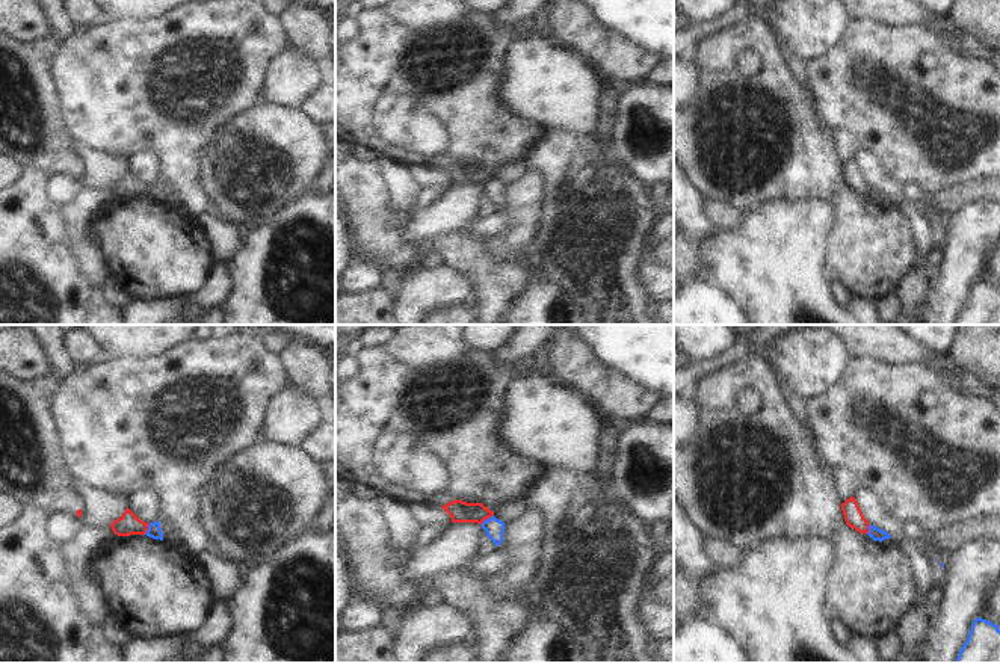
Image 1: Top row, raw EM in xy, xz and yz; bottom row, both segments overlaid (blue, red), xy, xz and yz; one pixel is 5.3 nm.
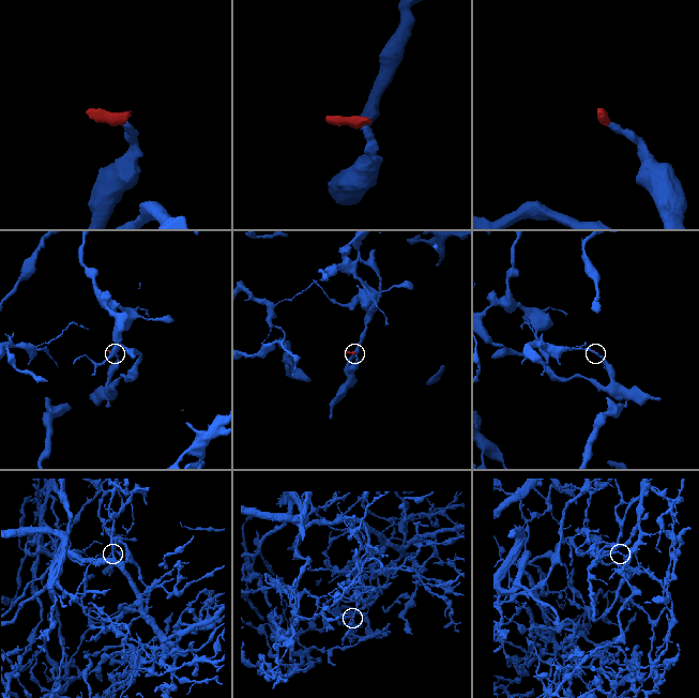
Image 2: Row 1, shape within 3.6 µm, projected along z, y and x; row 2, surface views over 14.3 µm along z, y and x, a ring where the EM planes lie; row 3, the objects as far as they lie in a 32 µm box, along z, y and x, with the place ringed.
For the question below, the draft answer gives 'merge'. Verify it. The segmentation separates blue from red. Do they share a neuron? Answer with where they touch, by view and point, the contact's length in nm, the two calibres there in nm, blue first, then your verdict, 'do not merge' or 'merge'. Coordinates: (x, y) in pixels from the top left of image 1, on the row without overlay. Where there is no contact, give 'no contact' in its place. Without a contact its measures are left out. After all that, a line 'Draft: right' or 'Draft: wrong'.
contact xz (488, 180); length 90 nm; calibres 100 and 120 nm; do not merge
Draft: wrong

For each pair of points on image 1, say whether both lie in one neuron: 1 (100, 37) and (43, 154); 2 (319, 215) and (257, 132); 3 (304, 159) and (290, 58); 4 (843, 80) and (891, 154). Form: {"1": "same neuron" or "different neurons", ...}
{"1": "different neurons", "2": "different neurons", "3": "different neurons", "4": "same neuron"}

